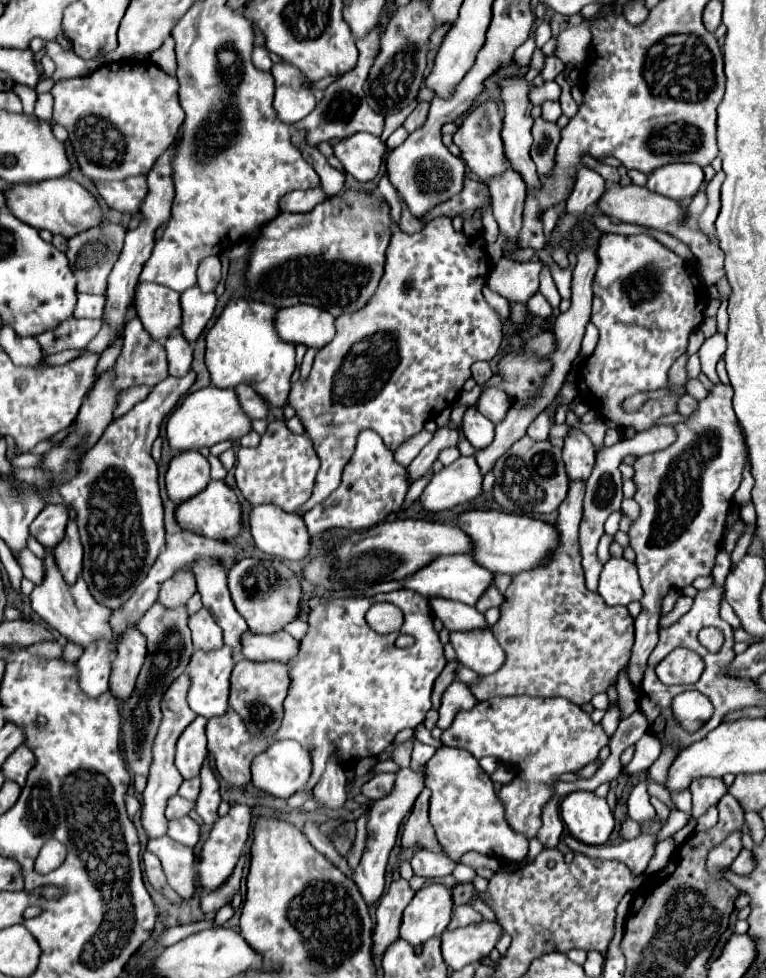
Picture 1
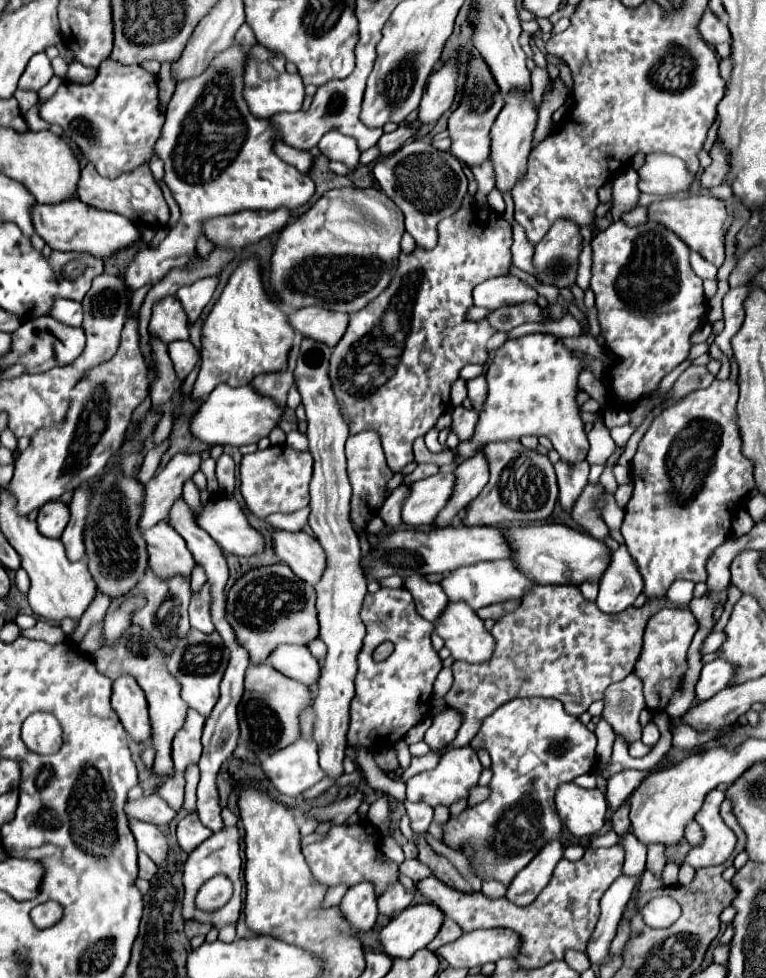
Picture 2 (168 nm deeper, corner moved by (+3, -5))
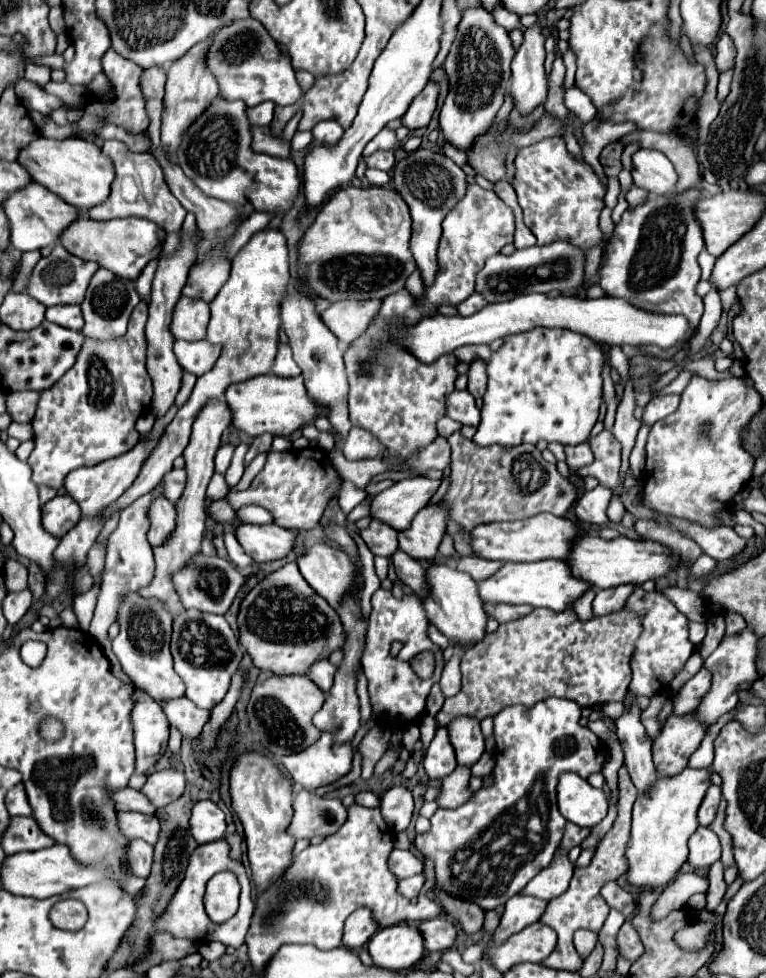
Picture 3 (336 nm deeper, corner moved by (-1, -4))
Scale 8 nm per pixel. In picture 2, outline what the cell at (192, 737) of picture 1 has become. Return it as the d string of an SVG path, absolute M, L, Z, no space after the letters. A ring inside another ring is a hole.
M193 710L187 712L185 726L173 738L173 764L175 772L185 774L191 764L199 762L201 756L201 728L205 718Z

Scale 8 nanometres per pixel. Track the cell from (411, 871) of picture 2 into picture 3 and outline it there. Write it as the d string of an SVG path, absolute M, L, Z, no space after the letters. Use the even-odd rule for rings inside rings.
M393 849L389 853L389 869L393 871L393 875L397 875L397 879L405 879L423 873L423 863L411 851Z

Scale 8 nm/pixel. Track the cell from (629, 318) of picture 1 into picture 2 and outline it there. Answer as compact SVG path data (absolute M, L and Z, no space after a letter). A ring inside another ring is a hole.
M615 220L609 228L593 236L591 248L591 290L595 292L597 320L601 326L601 336L605 338L605 348L615 356L615 362L607 368L605 388L611 404L627 410L637 400L657 390L659 382L689 356L689 338L707 316L707 300L701 286L703 280L689 266L689 248L681 244L673 232L655 222L627 228L621 220Z

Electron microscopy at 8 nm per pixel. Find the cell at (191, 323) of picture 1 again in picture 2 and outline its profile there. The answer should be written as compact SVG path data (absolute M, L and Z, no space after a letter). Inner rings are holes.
M201 278L201 280L187 284L187 286L181 286L177 290L177 298L181 300L183 310L189 318L189 326L195 324L195 320L201 316L203 308L213 298L215 288L217 288L217 278Z

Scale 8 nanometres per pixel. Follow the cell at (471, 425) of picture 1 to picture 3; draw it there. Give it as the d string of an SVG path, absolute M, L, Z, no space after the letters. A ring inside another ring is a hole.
M451 391L447 395L447 417L461 425L479 425L479 409L469 391Z

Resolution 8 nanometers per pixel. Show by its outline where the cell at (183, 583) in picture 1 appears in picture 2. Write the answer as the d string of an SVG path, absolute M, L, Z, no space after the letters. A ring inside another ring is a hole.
M167 522L155 524L143 536L149 550L149 566L161 580L173 576L191 580L195 560L187 550L185 540Z

